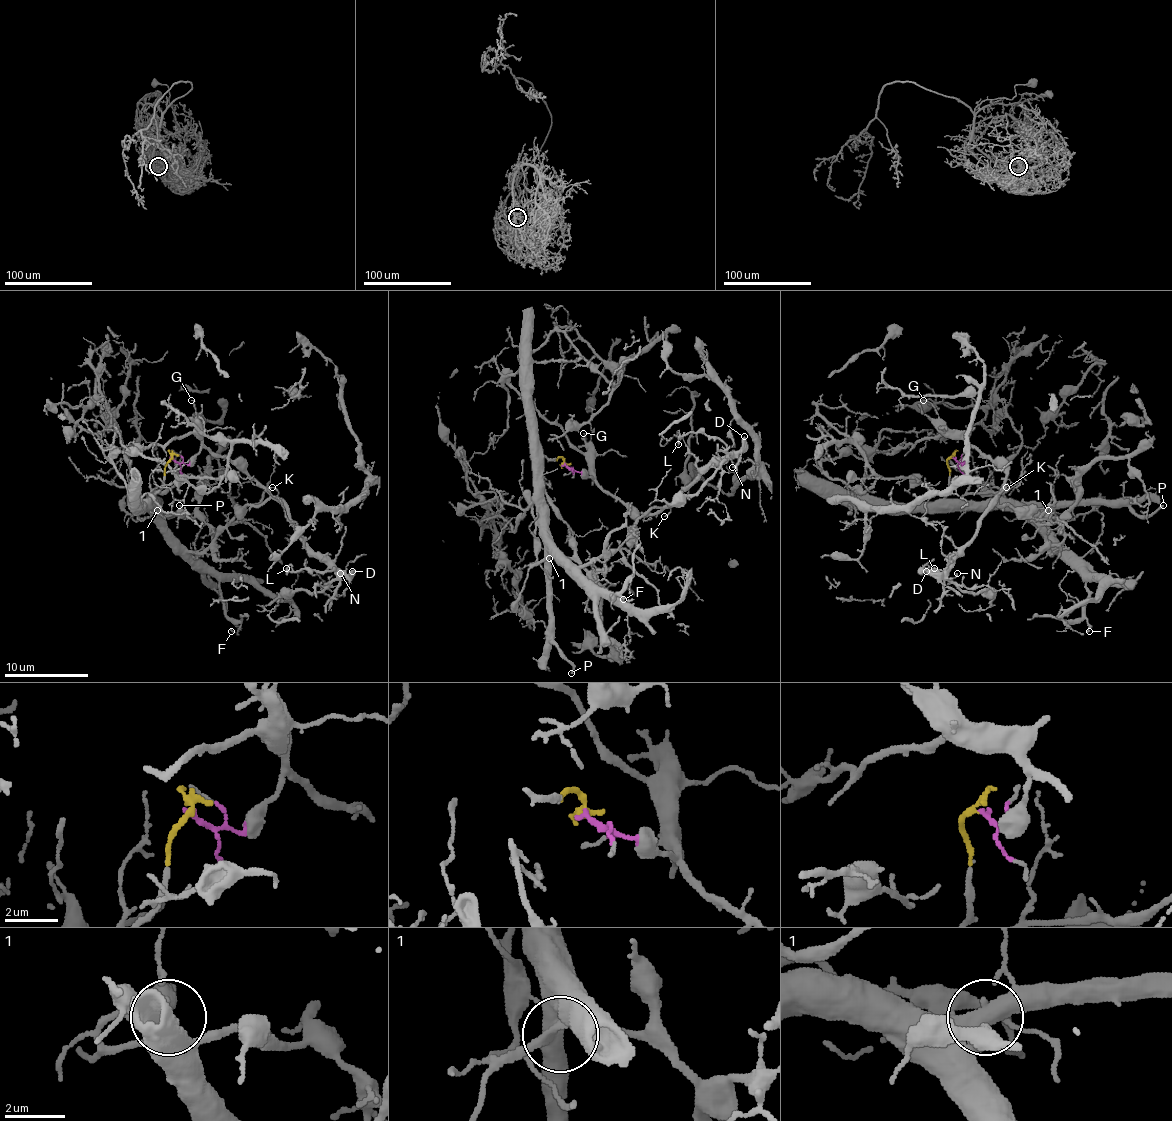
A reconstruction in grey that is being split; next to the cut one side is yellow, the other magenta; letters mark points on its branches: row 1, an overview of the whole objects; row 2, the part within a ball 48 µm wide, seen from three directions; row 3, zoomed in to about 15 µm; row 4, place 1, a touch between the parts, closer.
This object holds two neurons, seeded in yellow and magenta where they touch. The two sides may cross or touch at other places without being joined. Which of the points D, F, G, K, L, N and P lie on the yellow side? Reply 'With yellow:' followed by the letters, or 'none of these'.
With yellow: F, P

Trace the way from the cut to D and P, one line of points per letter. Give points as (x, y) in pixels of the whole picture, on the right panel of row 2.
D: (951, 457), (962, 464), (974, 447), (1006, 474), (1006, 485), (955, 560), (943, 573), (926, 571)
P: (951, 455), (947, 497), (953, 501), (1022, 510), (1130, 506), (1142, 516), (1163, 506)

